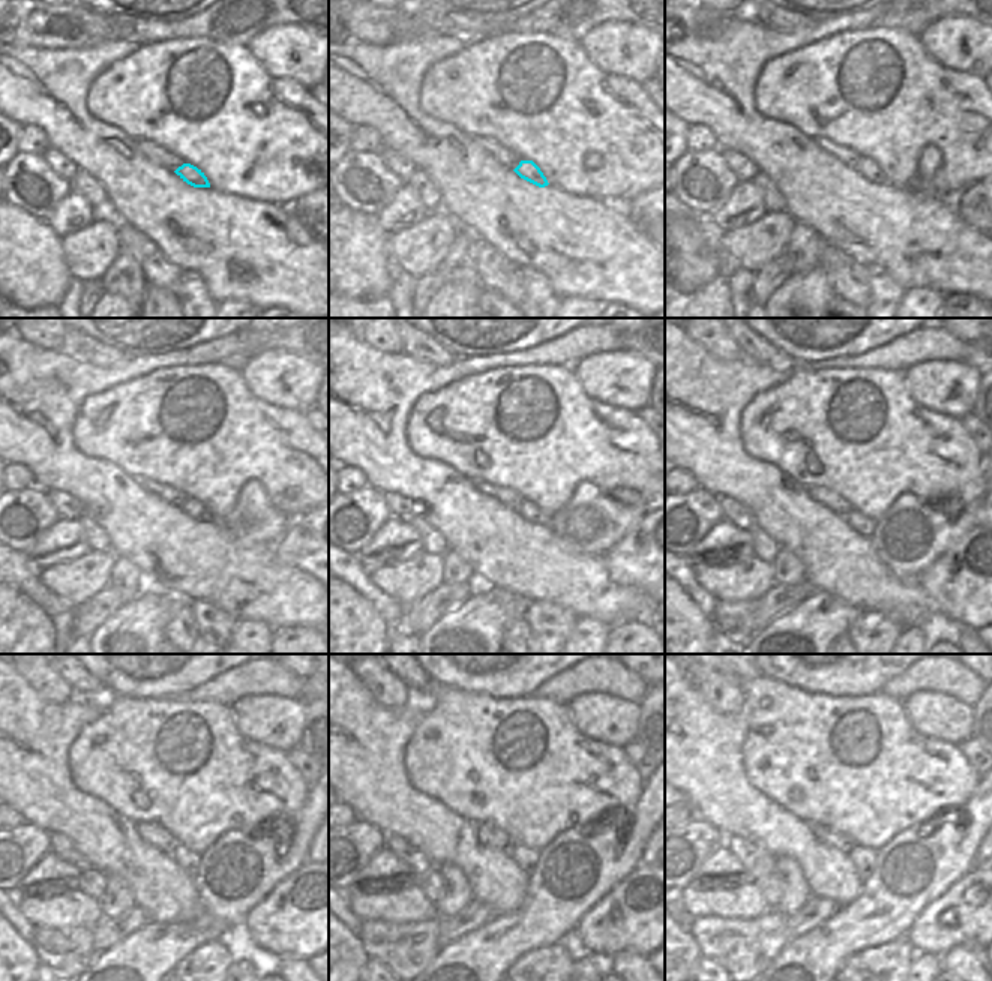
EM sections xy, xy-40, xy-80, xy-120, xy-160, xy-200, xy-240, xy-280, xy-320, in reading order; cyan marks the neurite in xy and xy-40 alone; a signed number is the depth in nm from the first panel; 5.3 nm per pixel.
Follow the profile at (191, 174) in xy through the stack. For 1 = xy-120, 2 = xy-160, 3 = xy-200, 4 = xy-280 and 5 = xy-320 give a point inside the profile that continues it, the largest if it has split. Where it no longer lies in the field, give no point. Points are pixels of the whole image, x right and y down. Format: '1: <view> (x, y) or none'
1: xy-120 (194, 509)
2: xy-160 (527, 510)
3: xy-200 (863, 525)
4: xy-280 (524, 857)
5: xy-320 (863, 858)

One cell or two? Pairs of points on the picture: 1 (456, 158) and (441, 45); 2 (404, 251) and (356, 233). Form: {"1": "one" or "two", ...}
{"1": "one", "2": "two"}

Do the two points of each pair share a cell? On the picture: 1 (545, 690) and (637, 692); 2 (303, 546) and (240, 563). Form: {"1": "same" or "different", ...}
{"1": "same", "2": "different"}

